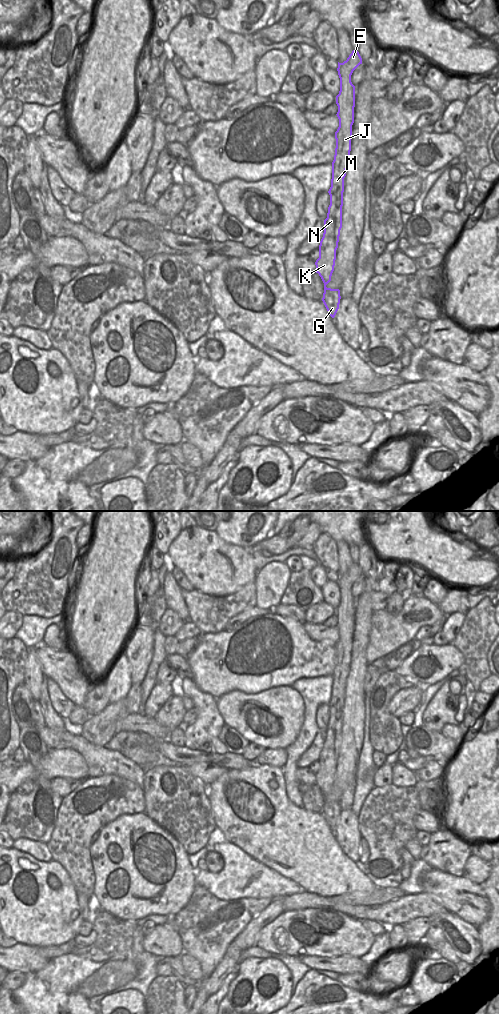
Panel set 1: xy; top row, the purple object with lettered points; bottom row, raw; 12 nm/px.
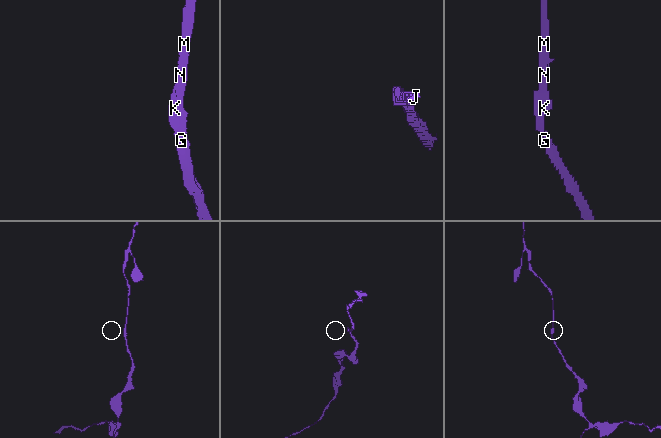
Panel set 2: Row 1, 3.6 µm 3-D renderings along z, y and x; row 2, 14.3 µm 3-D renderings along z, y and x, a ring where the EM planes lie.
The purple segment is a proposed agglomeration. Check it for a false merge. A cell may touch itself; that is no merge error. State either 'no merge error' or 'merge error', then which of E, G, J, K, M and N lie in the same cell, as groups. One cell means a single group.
no merge error; E G J K M N

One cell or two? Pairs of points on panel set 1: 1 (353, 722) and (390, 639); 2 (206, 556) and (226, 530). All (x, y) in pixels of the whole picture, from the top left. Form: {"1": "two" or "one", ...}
{"1": "two", "2": "two"}

